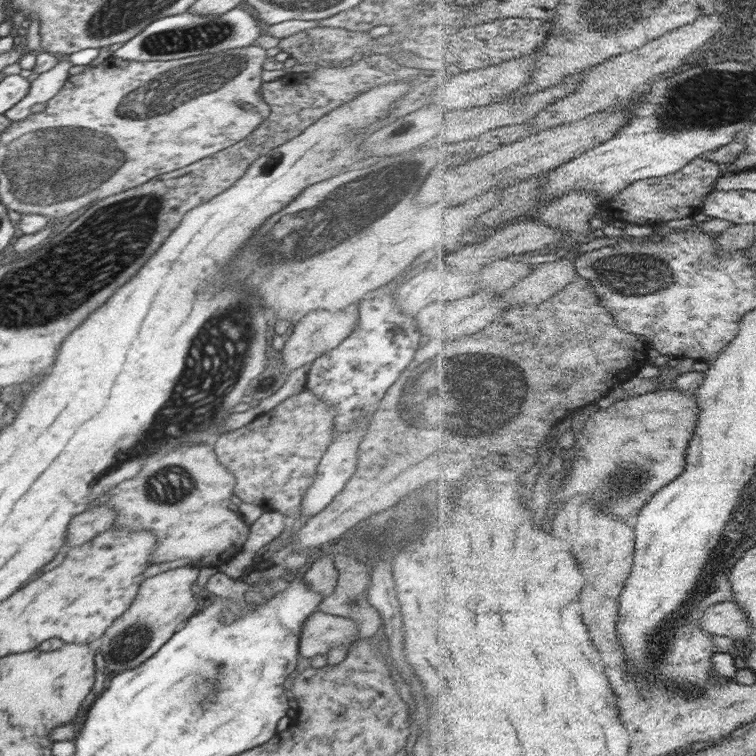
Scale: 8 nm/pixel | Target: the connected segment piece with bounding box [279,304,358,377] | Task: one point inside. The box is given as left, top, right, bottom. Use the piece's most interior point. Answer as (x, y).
(318, 332)

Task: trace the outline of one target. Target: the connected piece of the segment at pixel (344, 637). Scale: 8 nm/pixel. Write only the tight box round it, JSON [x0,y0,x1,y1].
[299,610,358,658]

